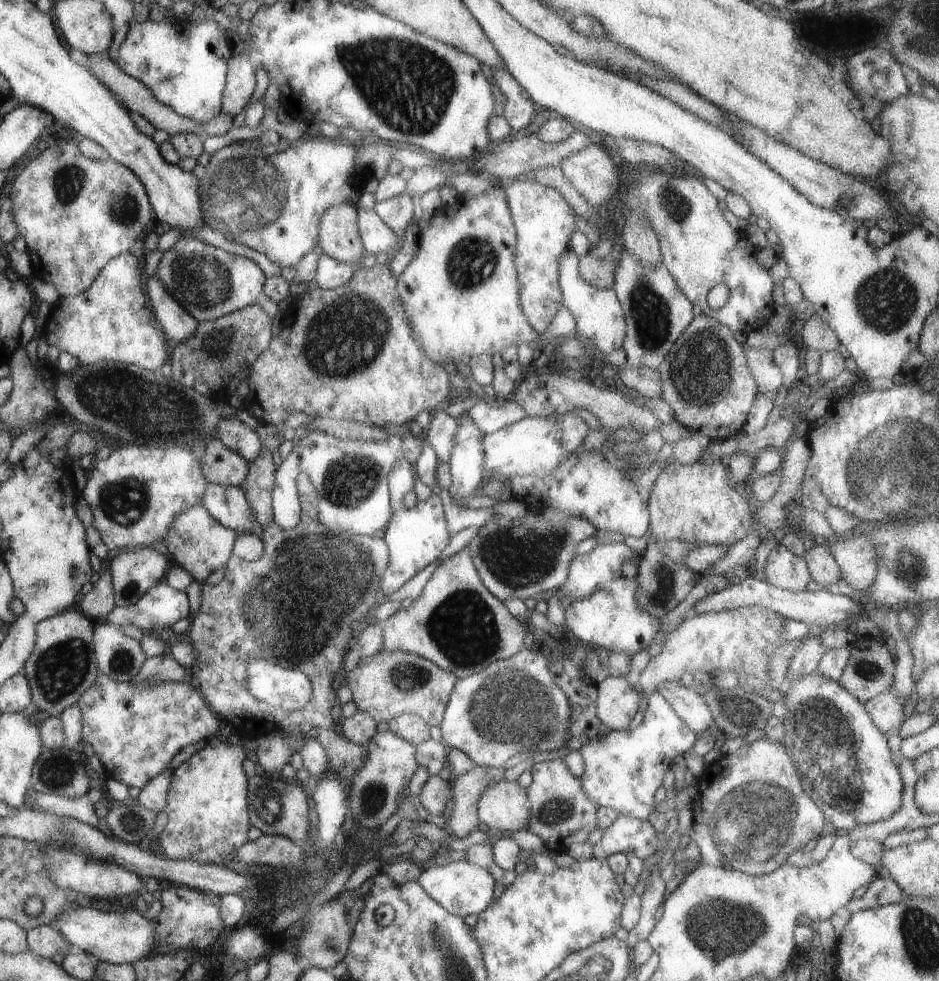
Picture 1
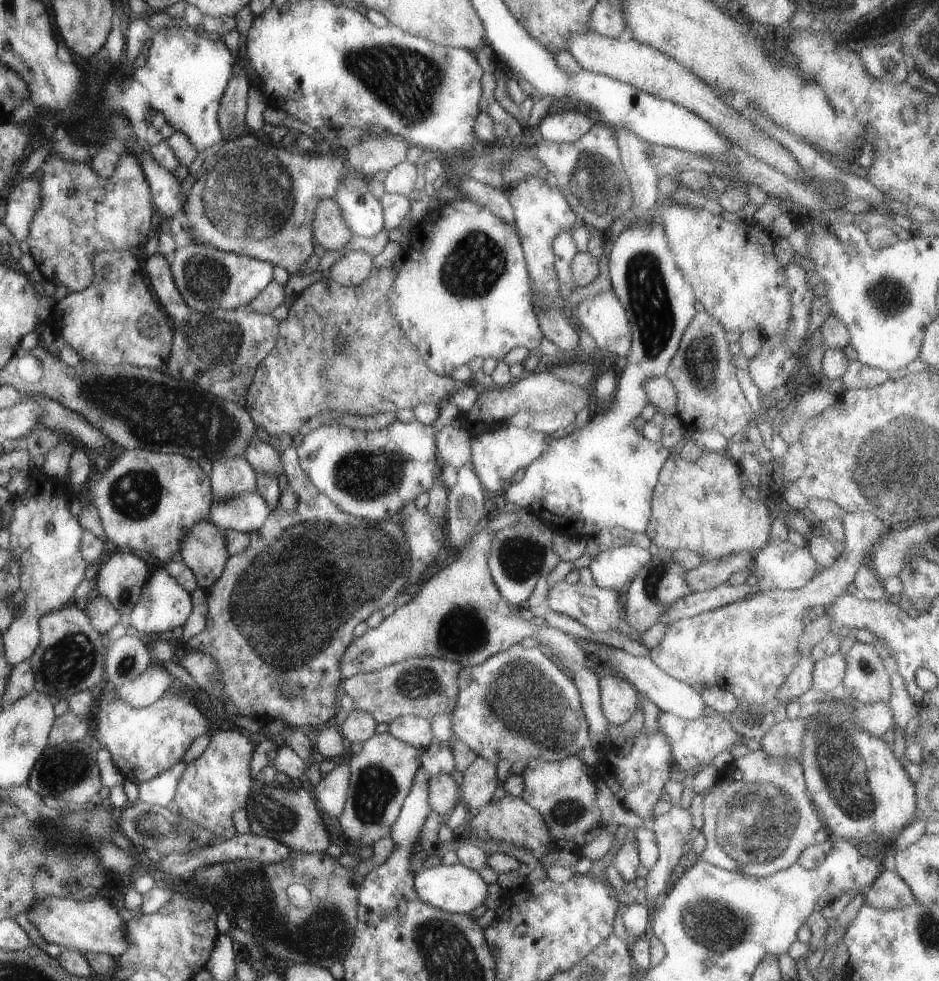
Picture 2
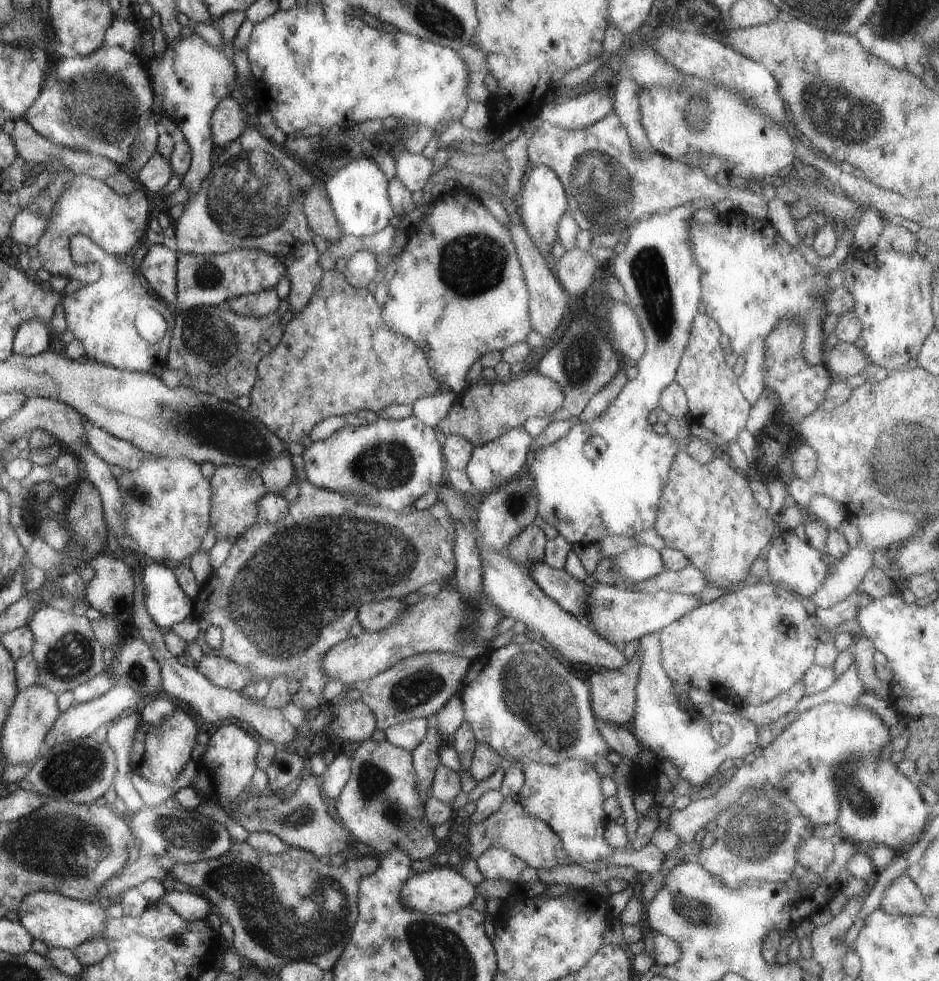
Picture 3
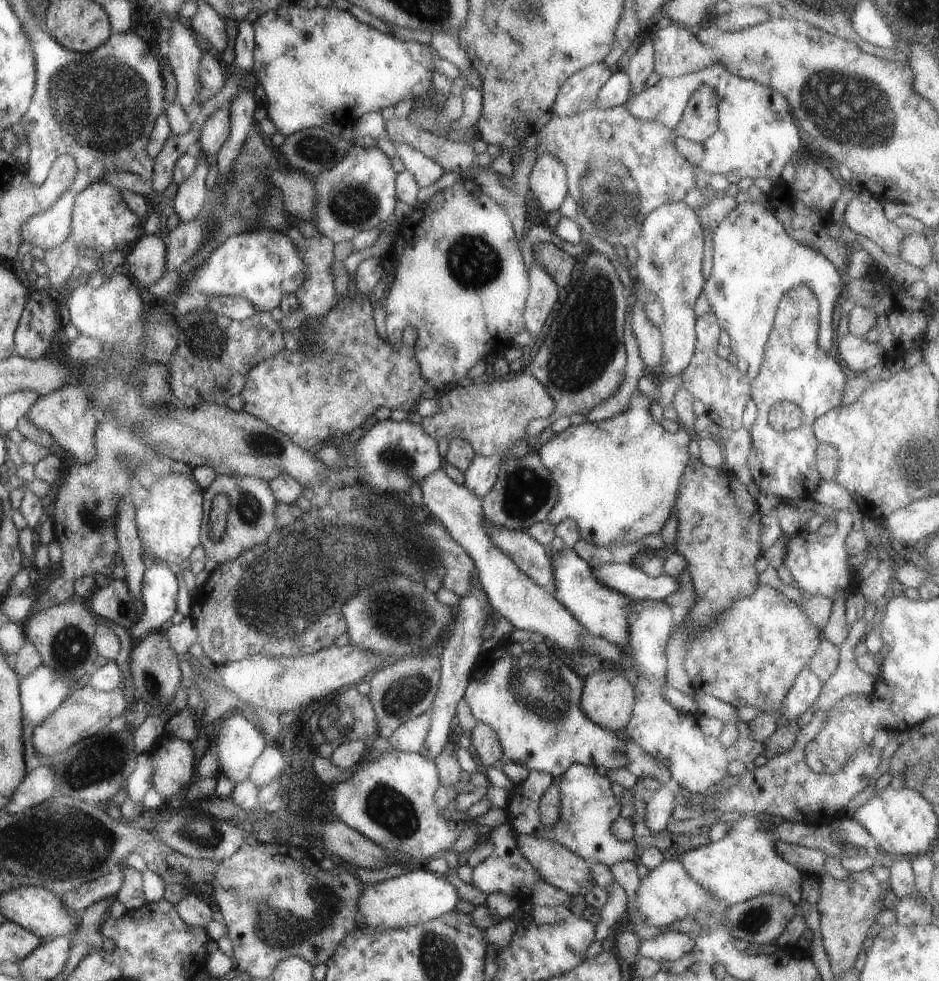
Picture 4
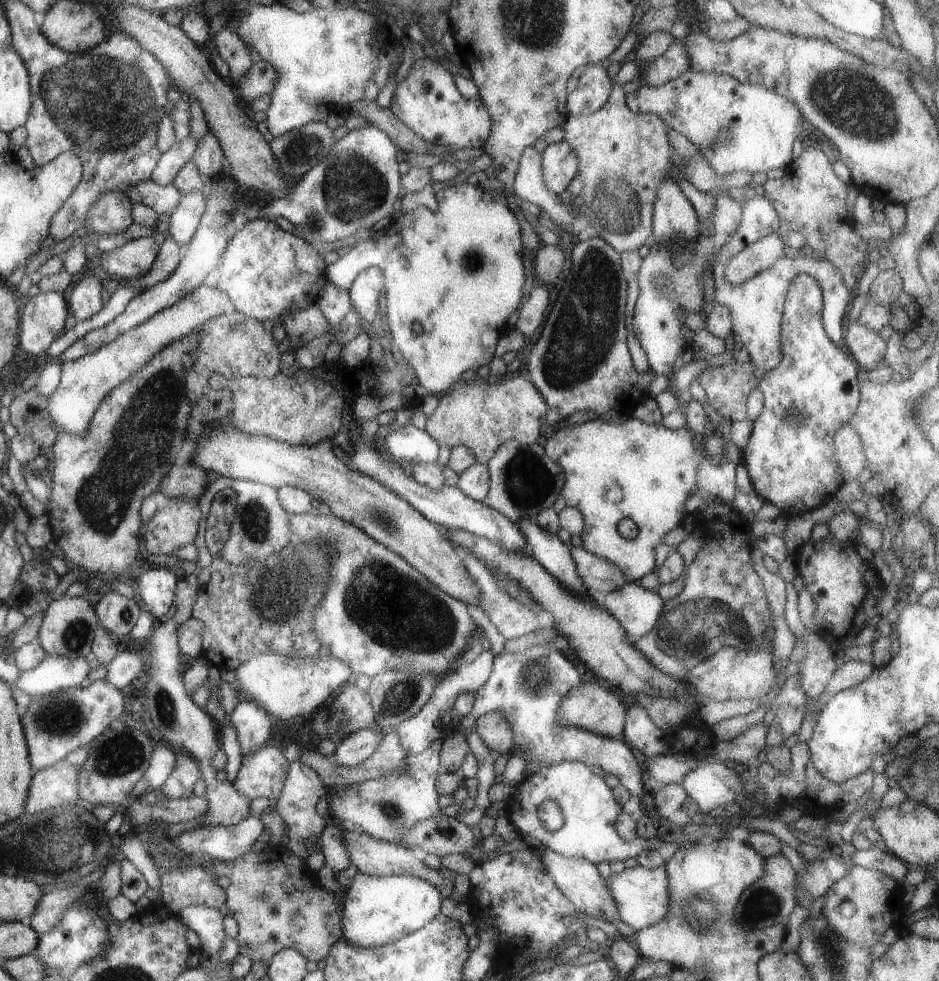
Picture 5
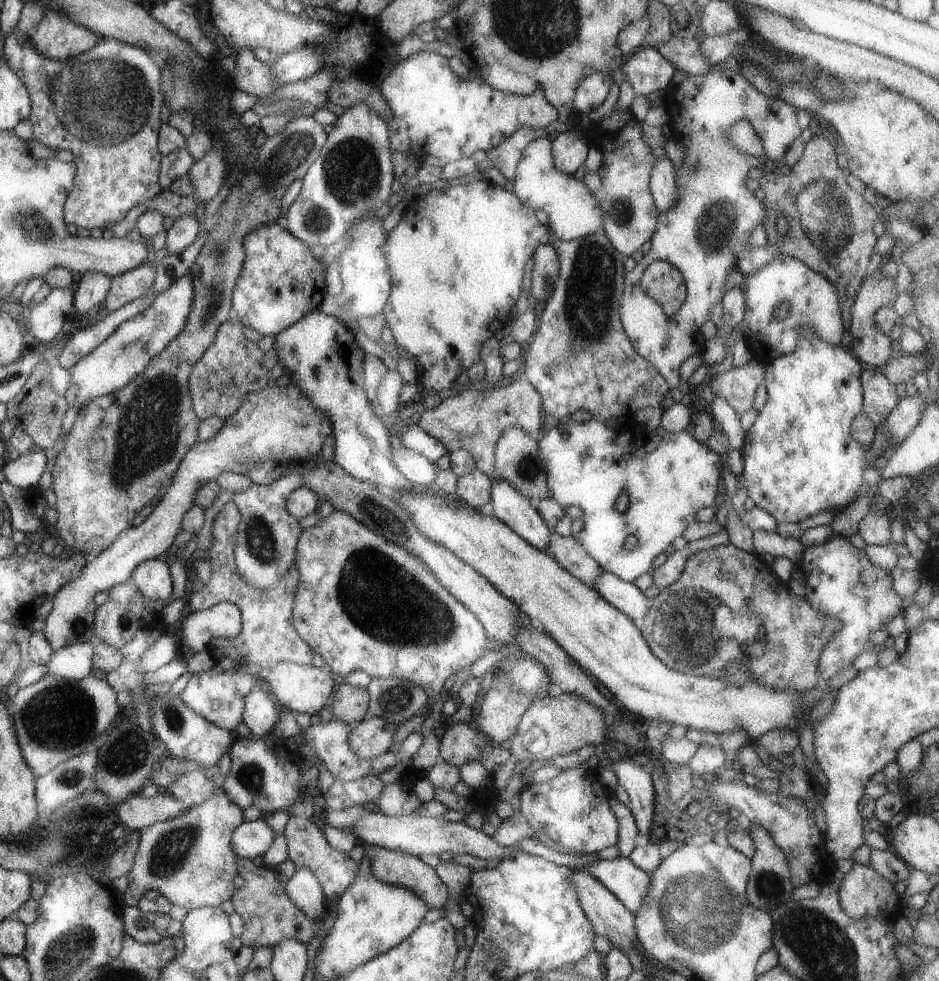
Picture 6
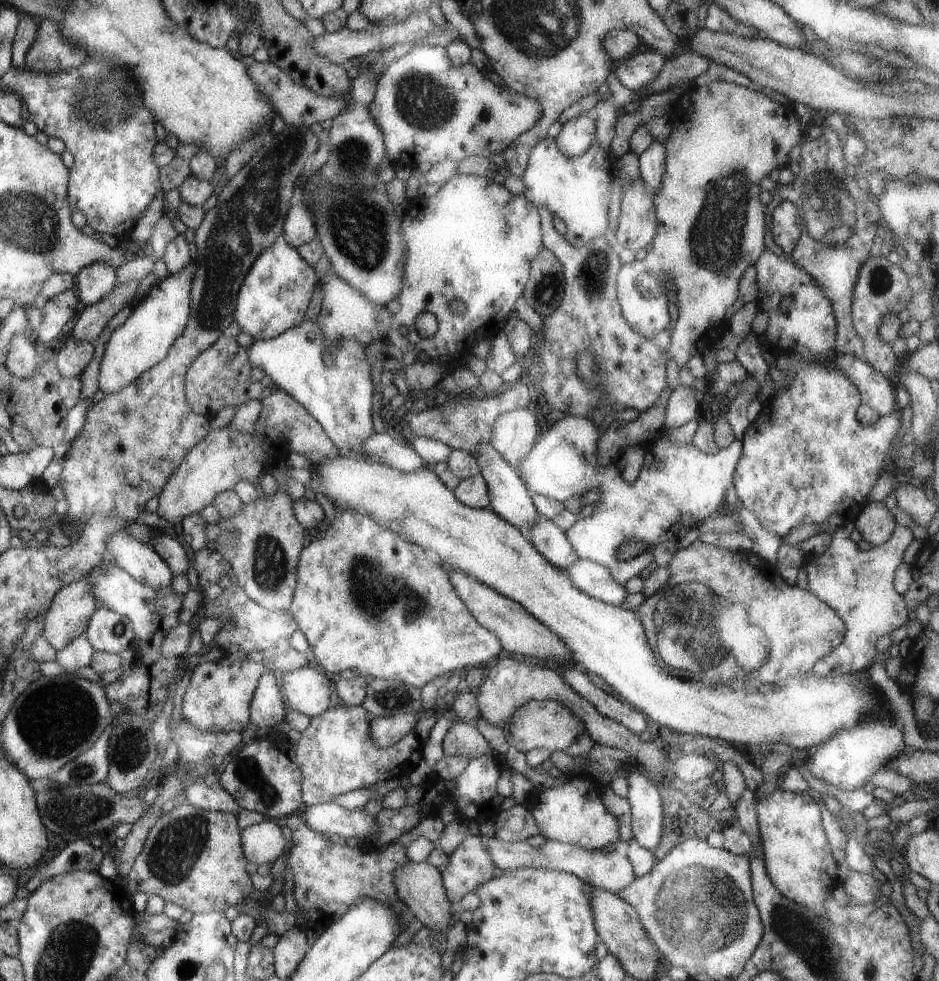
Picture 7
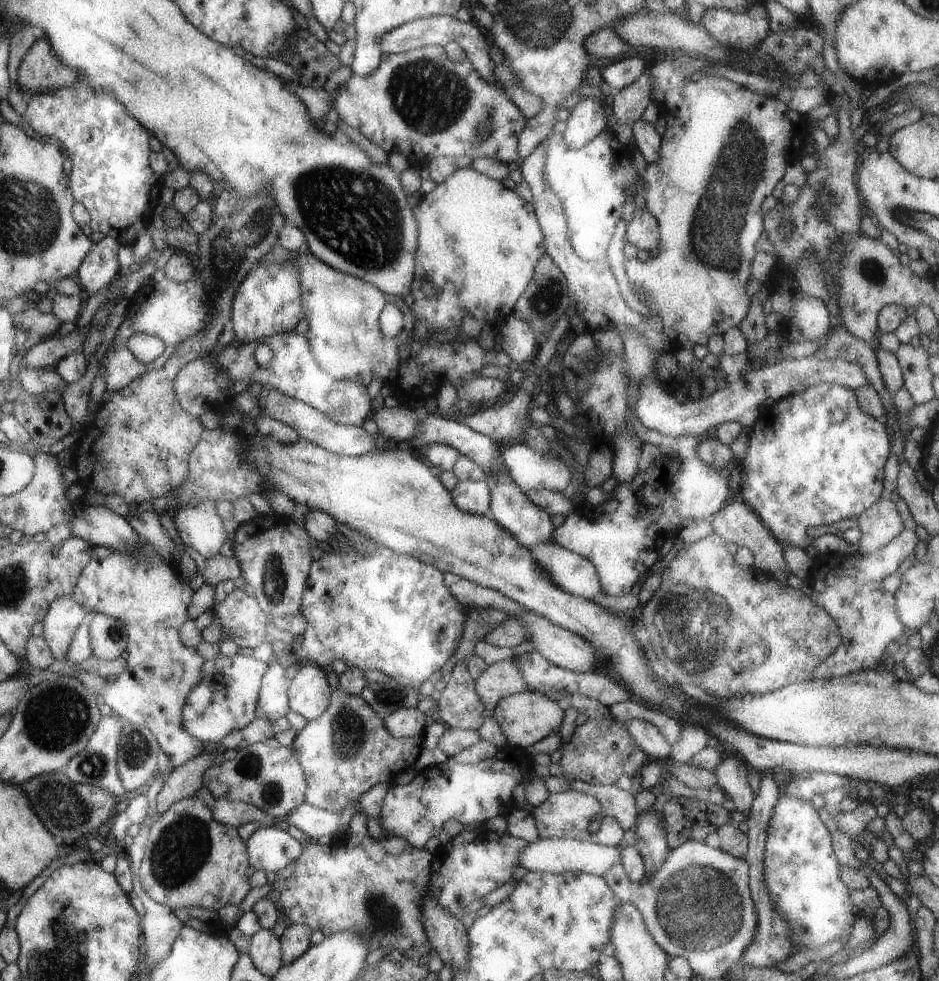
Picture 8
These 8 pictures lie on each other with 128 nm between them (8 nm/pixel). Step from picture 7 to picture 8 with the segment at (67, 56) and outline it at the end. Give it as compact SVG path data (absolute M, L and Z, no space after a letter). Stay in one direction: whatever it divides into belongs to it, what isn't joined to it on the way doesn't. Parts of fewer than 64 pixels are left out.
M41 38L23 57L16 72L15 82L18 90L29 96L29 93L43 93L50 89L60 89L73 84L77 78L75 70L63 66L51 48Z

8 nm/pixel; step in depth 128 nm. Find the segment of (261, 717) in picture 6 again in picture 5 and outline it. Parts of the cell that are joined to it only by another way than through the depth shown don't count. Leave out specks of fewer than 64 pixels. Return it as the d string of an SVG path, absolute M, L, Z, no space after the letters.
M242 698L229 713L229 722L234 726L241 757L255 752L265 744L269 736L268 712L254 700Z

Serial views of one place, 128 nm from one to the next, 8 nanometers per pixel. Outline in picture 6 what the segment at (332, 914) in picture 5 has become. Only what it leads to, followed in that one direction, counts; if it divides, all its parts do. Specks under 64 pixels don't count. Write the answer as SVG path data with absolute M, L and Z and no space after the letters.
M239 859L236 863L239 876L243 878L243 886L236 888L231 895L230 902L233 910L243 921L243 930L239 938L243 947L256 948L268 946L271 948L275 943L284 938L292 938L302 942L305 946L316 926L321 925L317 916L313 919L307 918L285 894L284 885L279 884L275 878L275 869L267 868L264 864L255 866L251 859Z

